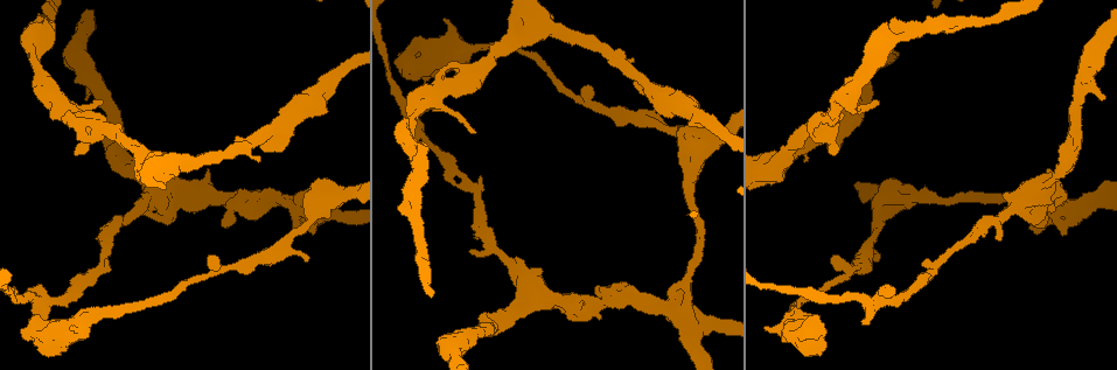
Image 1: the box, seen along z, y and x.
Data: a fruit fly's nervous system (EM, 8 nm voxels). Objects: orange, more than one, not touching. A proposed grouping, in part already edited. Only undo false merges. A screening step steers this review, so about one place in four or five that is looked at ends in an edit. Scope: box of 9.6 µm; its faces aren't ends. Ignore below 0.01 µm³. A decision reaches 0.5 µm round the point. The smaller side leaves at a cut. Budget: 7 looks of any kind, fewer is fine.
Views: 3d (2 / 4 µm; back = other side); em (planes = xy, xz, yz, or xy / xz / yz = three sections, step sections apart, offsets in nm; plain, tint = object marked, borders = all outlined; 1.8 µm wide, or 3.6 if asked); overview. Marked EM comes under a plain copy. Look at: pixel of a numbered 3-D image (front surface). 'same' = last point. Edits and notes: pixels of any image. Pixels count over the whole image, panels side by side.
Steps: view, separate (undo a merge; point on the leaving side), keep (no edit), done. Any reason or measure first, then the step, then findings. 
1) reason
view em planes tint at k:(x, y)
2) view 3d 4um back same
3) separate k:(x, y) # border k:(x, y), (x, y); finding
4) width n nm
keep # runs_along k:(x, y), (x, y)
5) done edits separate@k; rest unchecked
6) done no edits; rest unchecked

branch point
view 3d 4um back at 1:(63, 102)

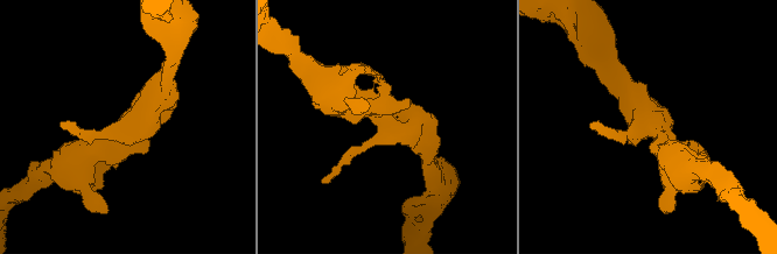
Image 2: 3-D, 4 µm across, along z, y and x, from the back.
view em planes borders at 2:(649, 128)

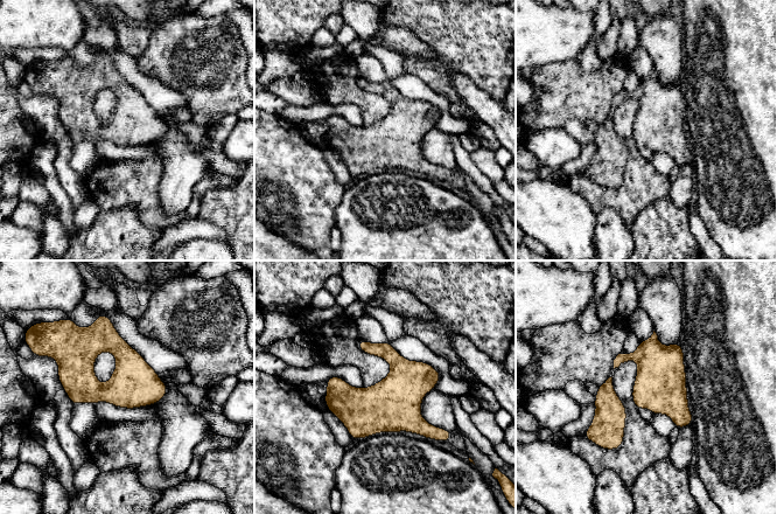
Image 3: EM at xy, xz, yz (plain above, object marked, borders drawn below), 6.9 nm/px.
keep # continuous, no second neuron

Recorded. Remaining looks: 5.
sudden change in width
view 3d 2um back at 1:(590, 105)

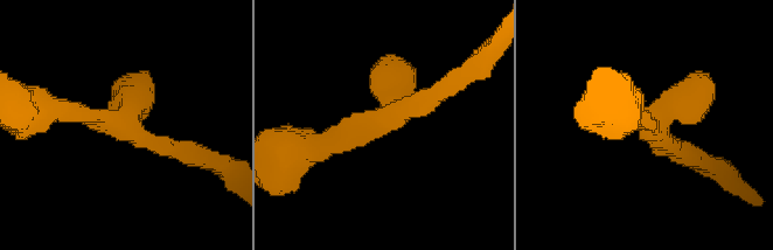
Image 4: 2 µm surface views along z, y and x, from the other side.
view em planes borders at 4:(387, 118)

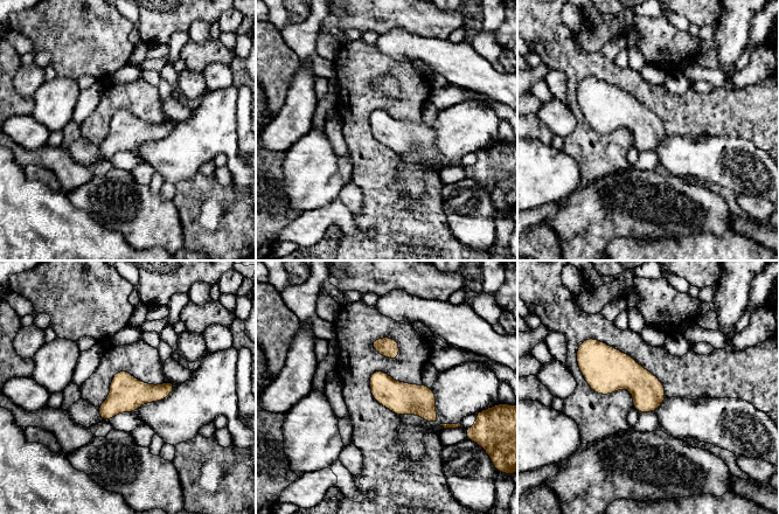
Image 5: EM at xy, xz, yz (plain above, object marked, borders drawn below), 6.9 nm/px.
keep # all the same neuron

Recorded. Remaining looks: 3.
narrows sharply
view em planes tint at 1:(39, 41)

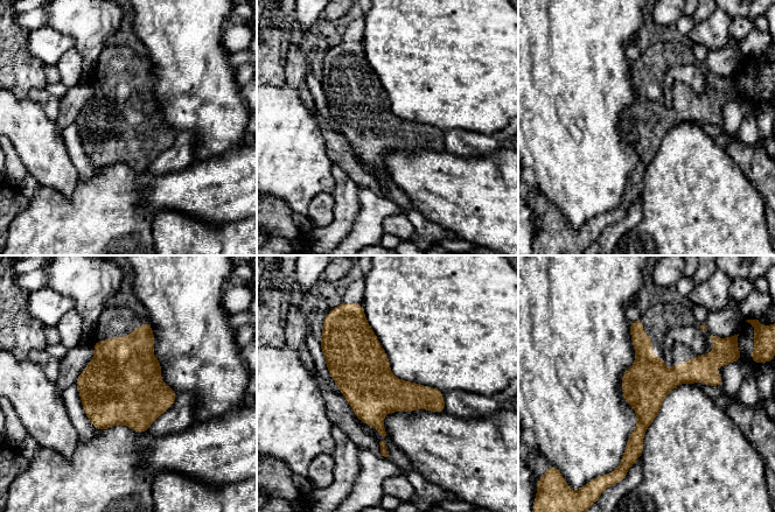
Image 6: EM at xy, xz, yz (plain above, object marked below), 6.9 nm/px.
keep # continuous, no second neuron

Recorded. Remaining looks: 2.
done no edits; rest unchecked

